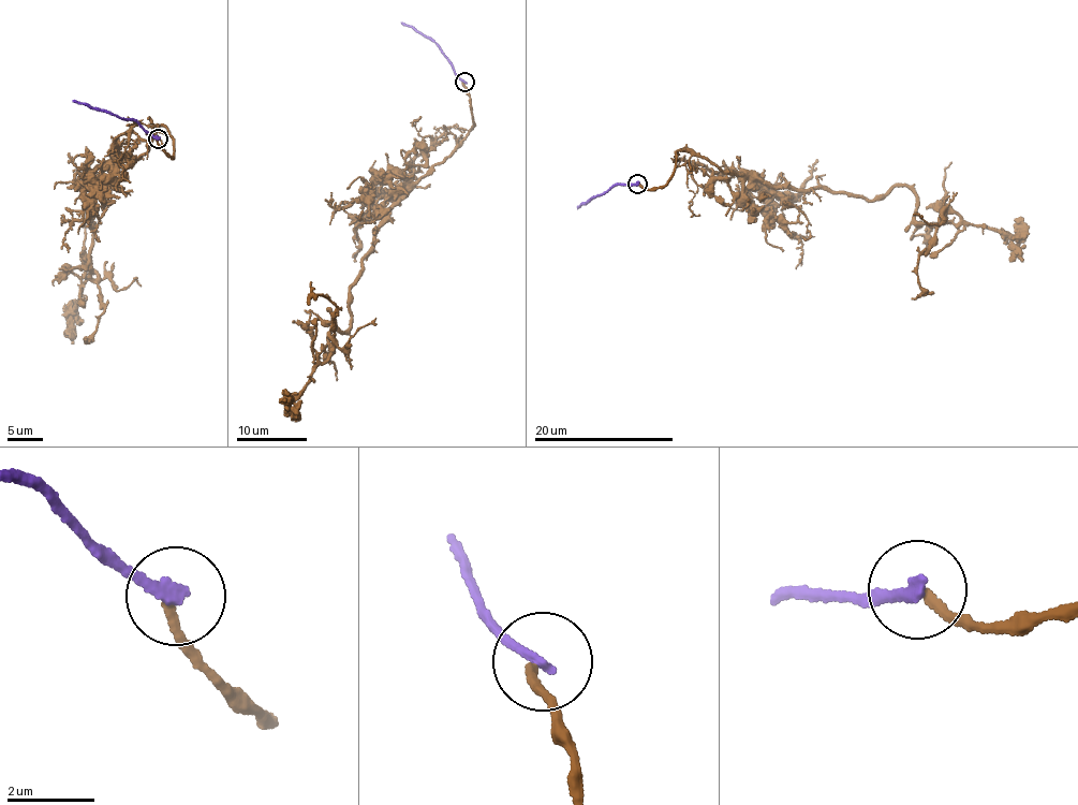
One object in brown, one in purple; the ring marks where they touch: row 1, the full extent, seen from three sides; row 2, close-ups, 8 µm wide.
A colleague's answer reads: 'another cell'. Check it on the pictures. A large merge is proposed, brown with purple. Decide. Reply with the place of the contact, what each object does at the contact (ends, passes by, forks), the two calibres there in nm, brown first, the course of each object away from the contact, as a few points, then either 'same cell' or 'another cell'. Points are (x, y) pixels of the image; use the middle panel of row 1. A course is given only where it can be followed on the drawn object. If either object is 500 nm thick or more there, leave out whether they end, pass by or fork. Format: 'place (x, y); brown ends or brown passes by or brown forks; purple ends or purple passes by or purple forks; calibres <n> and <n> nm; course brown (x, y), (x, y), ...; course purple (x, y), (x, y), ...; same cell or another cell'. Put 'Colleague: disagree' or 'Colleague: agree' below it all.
place (464, 82); brown ends; purple ends; calibres 200 and 240 nm; course brown (463, 82), (474, 127), (393, 207), (350, 289), (352, 327), (333, 322), (328, 359), (284, 400); course purple (463, 82), (442, 49), (401, 23); another cell
Colleague: agree

